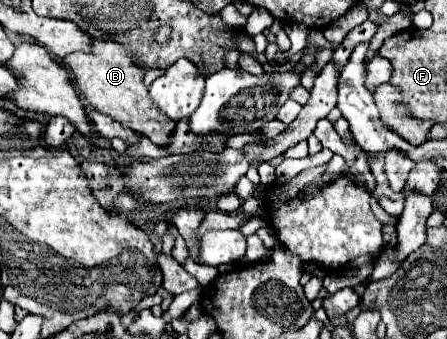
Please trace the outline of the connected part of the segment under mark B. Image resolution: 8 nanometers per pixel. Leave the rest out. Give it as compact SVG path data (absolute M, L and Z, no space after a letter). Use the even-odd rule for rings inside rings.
M92 39L92 53L72 53L64 59L64 63L74 73L78 91L94 109L112 117L122 127L148 137L154 145L164 147L170 143L170 135L174 133L176 123L162 115L162 111L152 103L148 87L142 83L146 69L136 65L136 57L126 47L114 41Z

